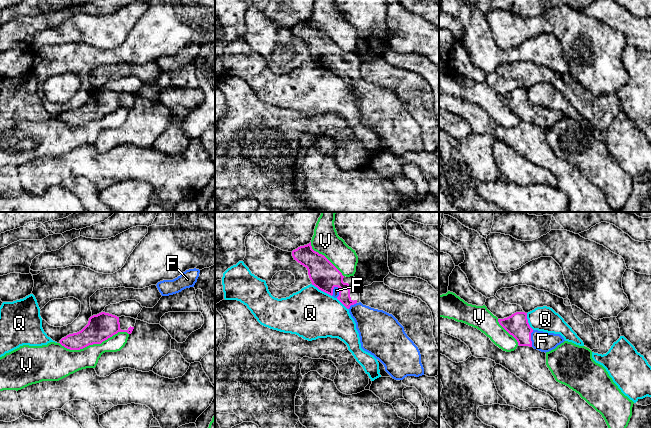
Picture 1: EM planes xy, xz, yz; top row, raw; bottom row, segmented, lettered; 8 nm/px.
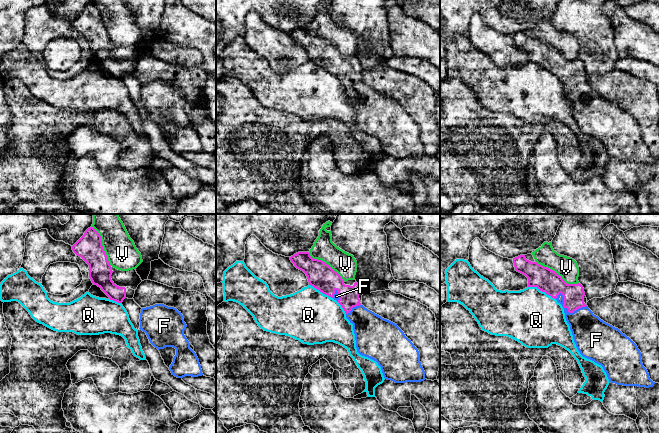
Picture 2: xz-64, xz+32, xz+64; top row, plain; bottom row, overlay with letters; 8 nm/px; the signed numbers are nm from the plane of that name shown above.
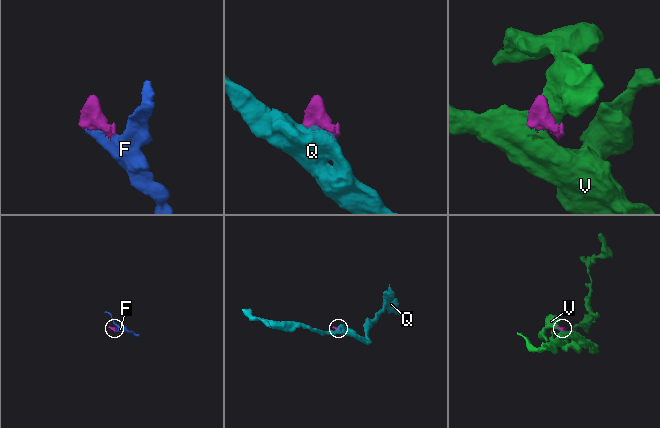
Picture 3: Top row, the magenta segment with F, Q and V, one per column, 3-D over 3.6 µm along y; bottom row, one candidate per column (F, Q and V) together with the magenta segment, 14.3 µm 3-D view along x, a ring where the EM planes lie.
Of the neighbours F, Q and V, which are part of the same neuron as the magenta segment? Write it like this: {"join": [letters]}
{"join": ["F"]}

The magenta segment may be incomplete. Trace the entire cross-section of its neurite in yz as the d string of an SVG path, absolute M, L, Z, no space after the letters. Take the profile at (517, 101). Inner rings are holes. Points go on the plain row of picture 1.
M516 88L507 94L498 95L498 98L517 116L519 122L533 123L546 129L565 117L560 110L533 106L525 88Z

